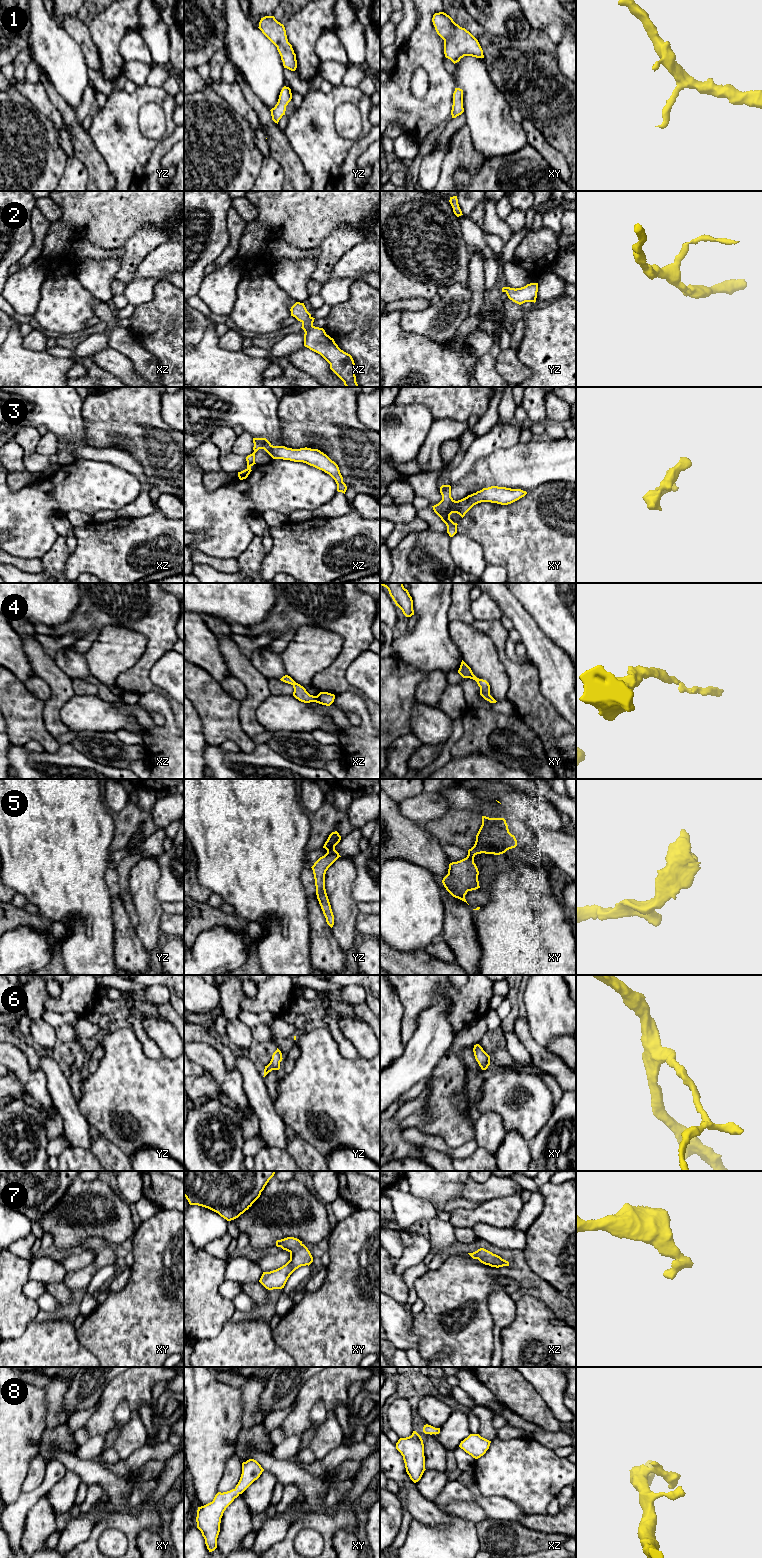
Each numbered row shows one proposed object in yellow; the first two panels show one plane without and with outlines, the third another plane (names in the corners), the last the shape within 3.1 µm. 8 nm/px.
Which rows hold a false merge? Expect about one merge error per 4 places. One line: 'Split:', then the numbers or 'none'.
Split: none

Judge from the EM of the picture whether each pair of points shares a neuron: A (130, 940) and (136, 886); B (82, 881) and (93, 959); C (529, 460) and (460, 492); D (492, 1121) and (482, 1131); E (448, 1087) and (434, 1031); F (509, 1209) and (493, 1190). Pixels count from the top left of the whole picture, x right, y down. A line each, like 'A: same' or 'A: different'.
A: different
B: same
C: same
D: same
E: different
F: different

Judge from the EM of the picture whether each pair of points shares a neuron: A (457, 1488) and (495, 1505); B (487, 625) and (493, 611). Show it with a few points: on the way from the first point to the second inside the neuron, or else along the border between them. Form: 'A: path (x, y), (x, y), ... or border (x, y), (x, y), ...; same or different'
A: path (466, 1496), (486, 1503); same
B: border (475, 619), (499, 620); different

